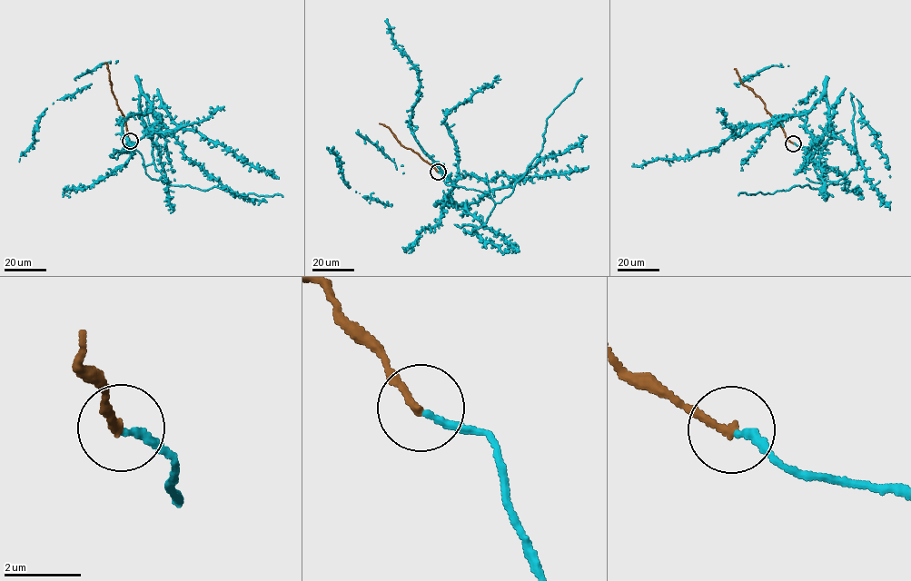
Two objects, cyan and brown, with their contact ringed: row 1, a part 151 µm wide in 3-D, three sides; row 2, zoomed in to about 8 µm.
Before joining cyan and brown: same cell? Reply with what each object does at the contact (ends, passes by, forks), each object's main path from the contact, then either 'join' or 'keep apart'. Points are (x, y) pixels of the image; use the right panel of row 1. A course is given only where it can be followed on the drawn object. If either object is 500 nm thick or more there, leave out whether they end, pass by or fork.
cyan ends there; brown ends there; cyan runs (794, 142), (822, 180), (856, 166), (824, 94), (801, 114), (739, 126), (717, 148), (633, 163); brown runs (794, 142), (787, 138), (778, 121), (765, 108), (762, 100), (744, 85), (734, 69); join

